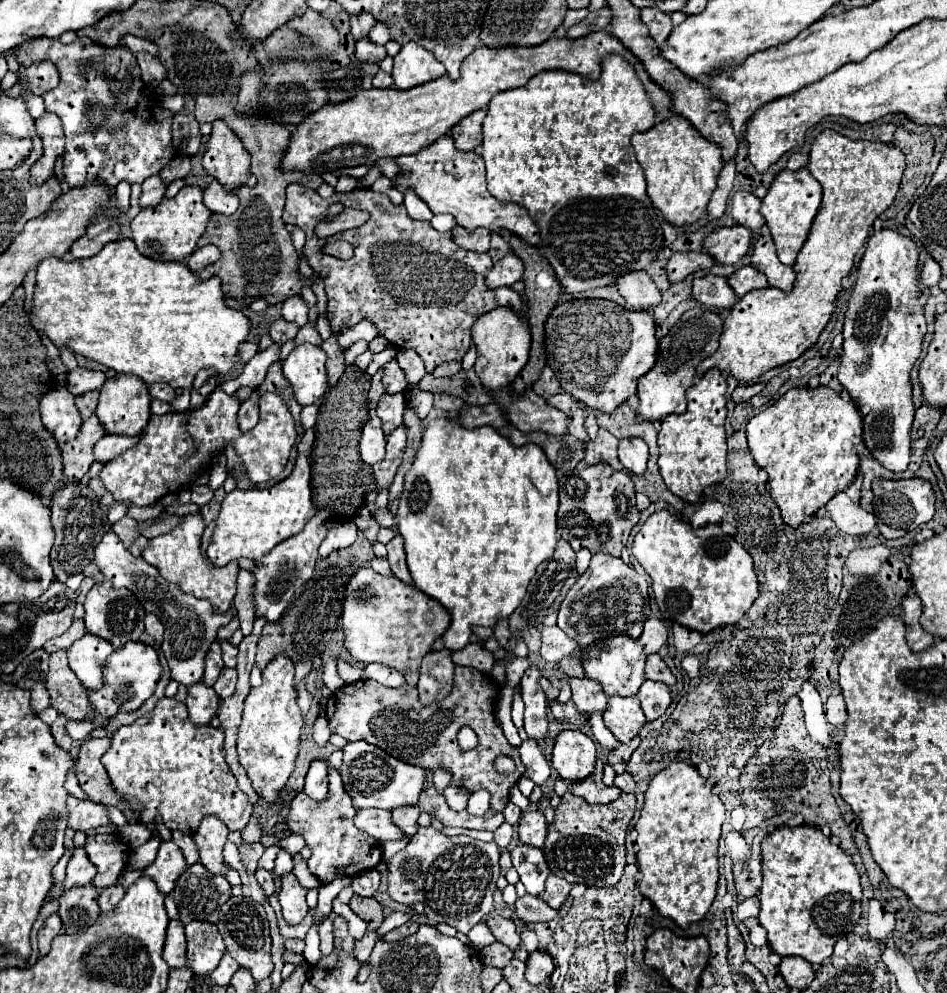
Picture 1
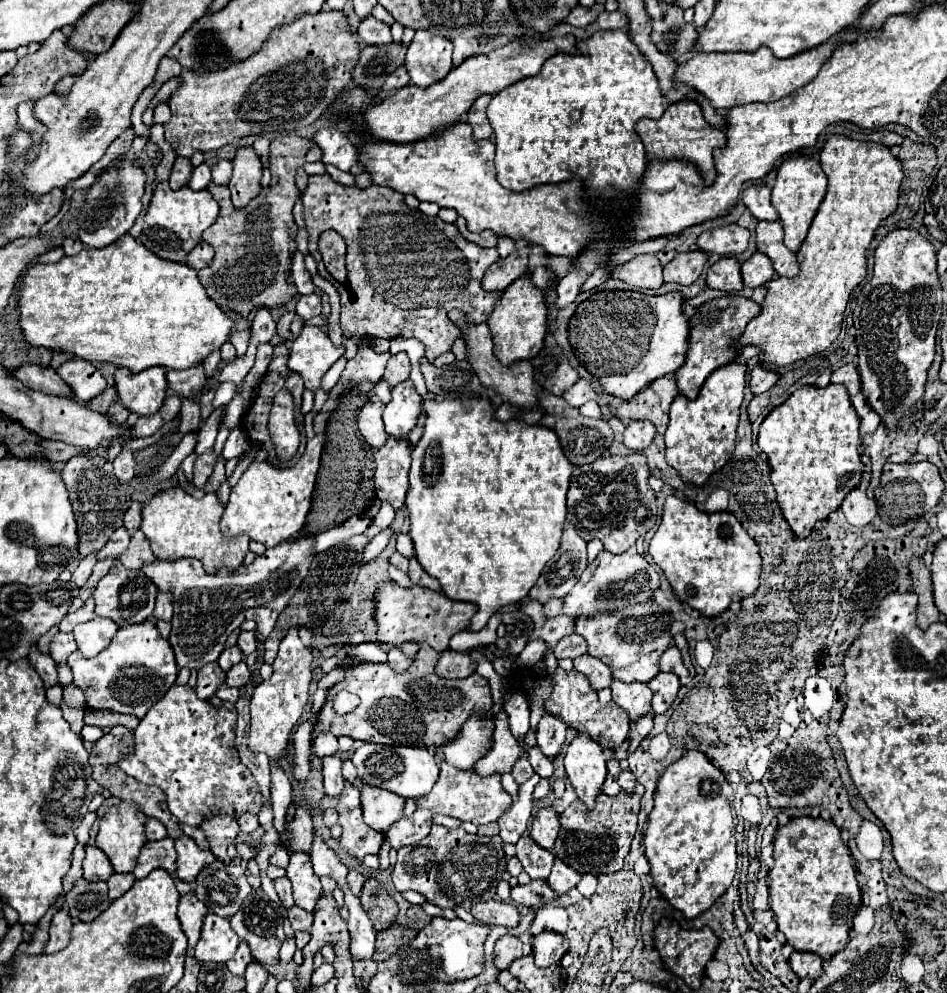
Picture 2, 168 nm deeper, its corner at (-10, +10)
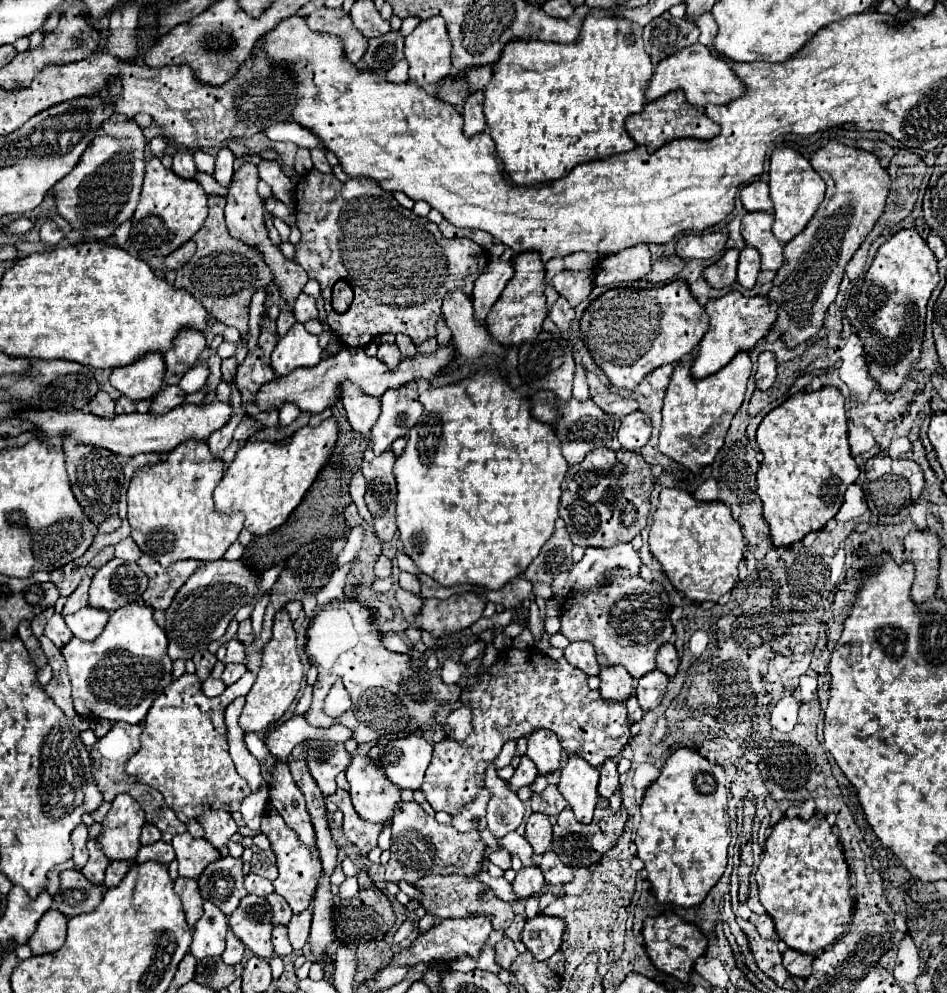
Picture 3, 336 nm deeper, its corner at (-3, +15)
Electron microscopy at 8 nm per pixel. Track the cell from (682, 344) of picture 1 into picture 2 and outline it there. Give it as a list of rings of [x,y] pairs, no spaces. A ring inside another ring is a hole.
[[[738,295],[718,297],[718,299],[712,299],[712,301],[706,301],[704,305],[700,305],[696,309],[696,313],[688,321],[690,323],[690,335],[688,335],[686,361],[674,373],[674,381],[676,381],[676,387],[678,387],[680,395],[684,395],[688,399],[696,399],[702,383],[706,381],[706,377],[714,369],[718,369],[720,365],[726,365],[734,359],[736,351],[732,349],[732,341],[740,339],[746,323],[758,311],[760,311],[760,305],[756,305],[754,301],[750,301],[746,297],[738,297]]]

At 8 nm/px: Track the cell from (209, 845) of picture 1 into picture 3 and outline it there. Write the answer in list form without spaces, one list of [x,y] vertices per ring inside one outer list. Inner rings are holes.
[[[209,810],[209,812],[203,812],[197,818],[197,822],[205,828],[205,840],[209,840],[223,856],[227,856],[229,854],[227,842],[239,830],[231,814],[227,810]]]

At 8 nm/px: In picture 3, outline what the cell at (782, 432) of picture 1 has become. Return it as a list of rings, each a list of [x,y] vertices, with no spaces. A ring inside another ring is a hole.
[[[825,386],[817,392],[799,392],[771,410],[757,430],[757,446],[763,452],[763,462],[757,472],[757,494],[763,504],[763,518],[771,530],[771,542],[777,548],[791,546],[809,532],[821,530],[839,512],[847,486],[859,476],[859,468],[847,444],[845,398],[833,386]]]

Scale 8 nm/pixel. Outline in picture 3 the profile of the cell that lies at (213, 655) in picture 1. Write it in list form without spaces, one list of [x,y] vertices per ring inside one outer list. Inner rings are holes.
[[[231,640],[227,644],[223,644],[217,650],[217,660],[229,664],[229,662],[243,662],[245,660],[245,646],[239,640]]]

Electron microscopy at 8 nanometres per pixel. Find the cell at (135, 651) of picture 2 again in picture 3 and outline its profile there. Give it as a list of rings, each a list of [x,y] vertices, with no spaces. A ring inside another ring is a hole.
[[[137,602],[111,612],[107,628],[95,640],[85,642],[73,636],[61,654],[67,662],[73,706],[79,716],[139,724],[153,700],[173,682],[173,660],[167,656],[165,630],[153,620],[153,608]]]

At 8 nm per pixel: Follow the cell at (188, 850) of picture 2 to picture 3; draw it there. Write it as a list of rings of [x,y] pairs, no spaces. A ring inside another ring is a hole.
[[[189,832],[175,836],[173,848],[177,854],[177,862],[179,862],[179,876],[187,876],[195,880],[201,876],[207,864],[221,858],[219,850],[211,842],[205,842],[203,838],[195,840],[191,838]]]

